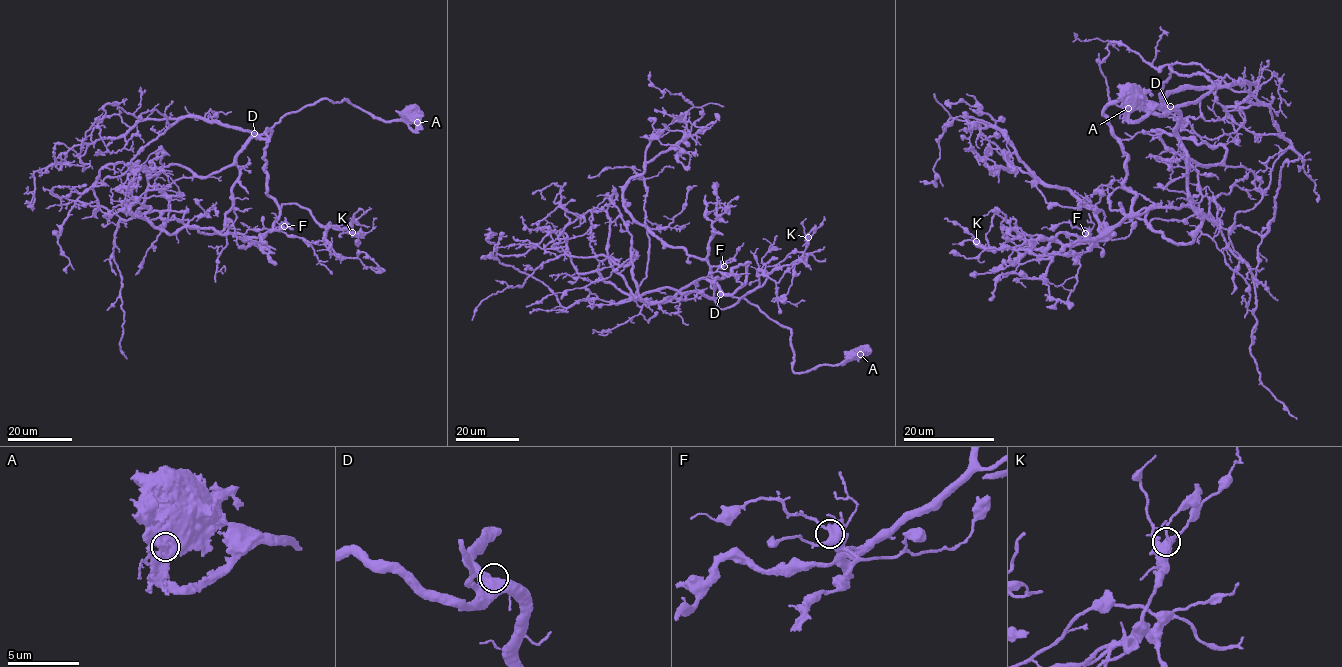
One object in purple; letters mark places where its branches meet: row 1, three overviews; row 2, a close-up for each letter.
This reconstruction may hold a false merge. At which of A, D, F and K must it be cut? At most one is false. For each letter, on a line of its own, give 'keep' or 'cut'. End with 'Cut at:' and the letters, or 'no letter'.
A: keep
D: keep
F: keep
K: keep
Cut at: no letter

